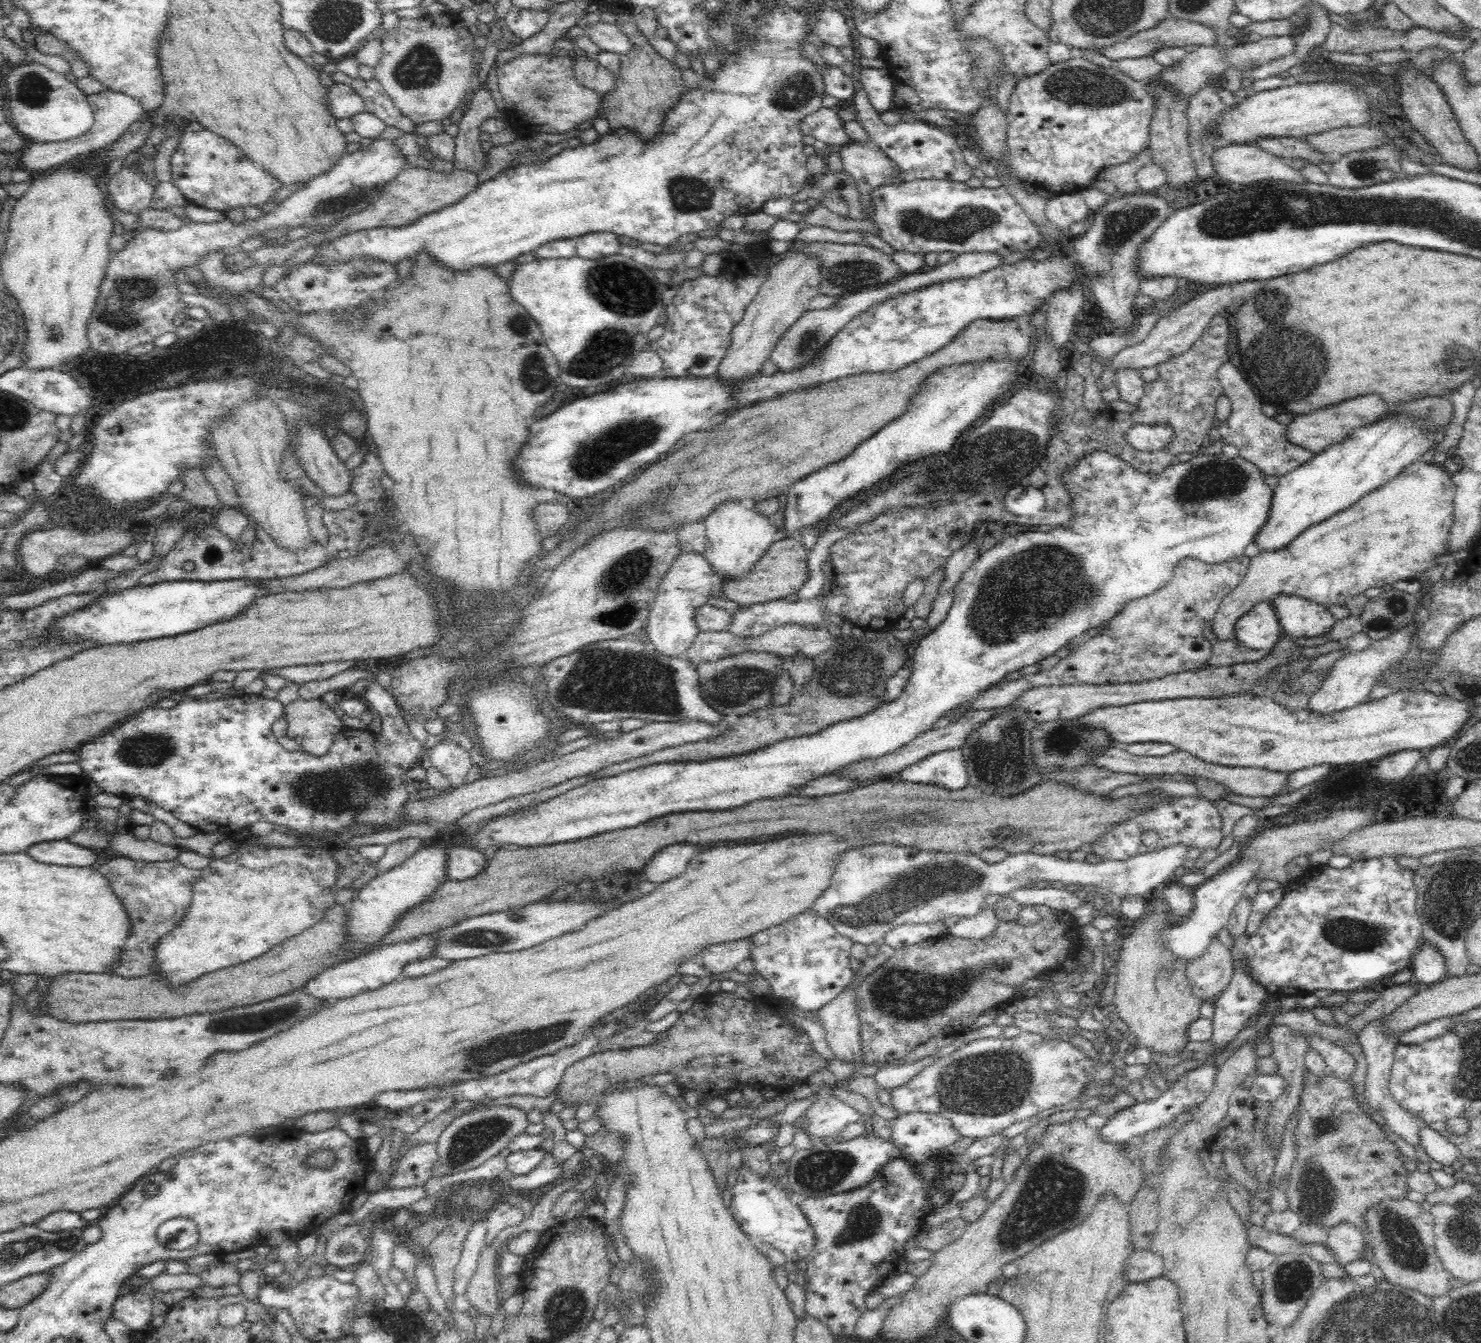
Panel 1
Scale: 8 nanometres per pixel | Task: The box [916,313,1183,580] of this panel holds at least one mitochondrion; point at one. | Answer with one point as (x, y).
(958, 534)

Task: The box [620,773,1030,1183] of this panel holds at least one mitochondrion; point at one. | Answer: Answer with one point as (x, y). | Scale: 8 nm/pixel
(911, 888)

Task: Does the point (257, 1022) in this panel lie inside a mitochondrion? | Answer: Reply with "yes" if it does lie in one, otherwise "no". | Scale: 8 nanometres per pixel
yes

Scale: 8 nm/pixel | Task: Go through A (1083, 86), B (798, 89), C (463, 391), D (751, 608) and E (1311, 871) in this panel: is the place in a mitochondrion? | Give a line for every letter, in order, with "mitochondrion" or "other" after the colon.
A: mitochondrion
B: mitochondrion
C: other
D: other
E: other

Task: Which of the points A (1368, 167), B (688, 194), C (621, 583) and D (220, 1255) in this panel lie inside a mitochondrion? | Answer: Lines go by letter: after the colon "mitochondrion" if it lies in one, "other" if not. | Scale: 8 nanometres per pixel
A: mitochondrion
B: mitochondrion
C: mitochondrion
D: other

